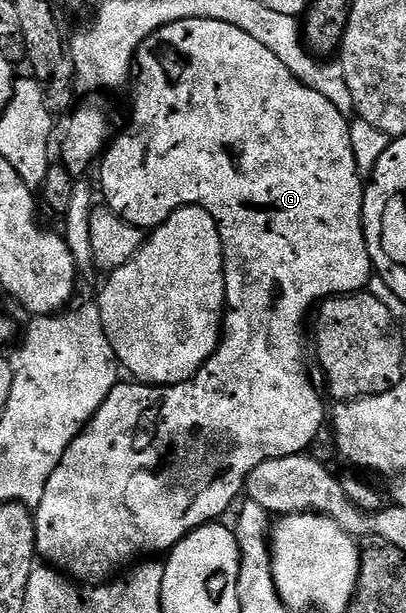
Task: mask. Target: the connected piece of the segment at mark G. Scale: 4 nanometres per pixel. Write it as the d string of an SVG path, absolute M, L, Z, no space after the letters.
M179 20L175 24L167 24L163 28L159 28L159 32L155 32L151 36L147 36L147 40L143 40L143 44L137 49L137 57L135 59L135 85L132 87L132 90L133 115L129 118L130 126L122 132L121 139L118 140L117 138L116 141L105 150L99 162L99 167L101 166L101 190L105 193L105 198L103 198L104 205L111 207L119 216L123 216L123 220L127 220L131 224L142 228L162 226L175 211L184 206L202 206L207 212L211 212L211 216L219 228L219 236L223 244L223 256L225 257L225 320L223 323L223 337L221 342L217 345L217 350L206 360L203 364L203 368L199 368L199 372L194 378L187 380L183 384L175 384L174 386L147 386L136 380L122 381L109 393L105 403L97 409L93 419L91 419L91 421L86 424L85 429L81 431L81 435L69 445L67 452L63 456L63 460L55 468L55 472L51 472L51 476L47 480L47 488L43 492L43 500L35 507L35 517L37 519L37 552L48 565L64 572L68 577L81 584L108 583L114 575L124 571L130 564L136 563L142 556L157 556L160 550L162 550L162 552L172 550L173 547L178 546L191 531L197 530L200 526L208 526L216 523L218 519L220 519L217 518L220 514L227 513L229 509L232 511L234 509L233 501L239 496L242 497L246 480L251 476L251 472L255 468L259 468L259 464L263 464L267 460L282 458L283 456L304 454L310 449L308 446L316 440L317 433L319 433L324 426L326 429L327 406L325 410L325 402L321 399L321 394L317 391L316 384L309 379L309 366L305 363L305 342L307 346L307 322L305 326L305 317L307 317L308 314L310 317L314 307L324 302L326 298L335 298L343 294L356 294L364 291L366 287L368 287L369 279L374 277L375 274L373 261L369 259L369 253L367 252L365 229L361 223L363 200L365 199L365 186L363 185L363 176L357 171L357 165L355 164L355 148L351 144L351 132L349 131L351 125L350 119L343 112L339 112L339 108L335 108L335 104L331 104L331 100L327 100L327 96L315 92L315 88L311 88L307 84L300 82L299 79L289 71L287 64L283 64L283 60L279 60L279 56L275 56L275 52L271 52L271 48L266 48L263 44L259 44L259 40L254 40L251 36L247 36L247 32L242 32L241 29L235 28L235 24L223 24L219 20Z

